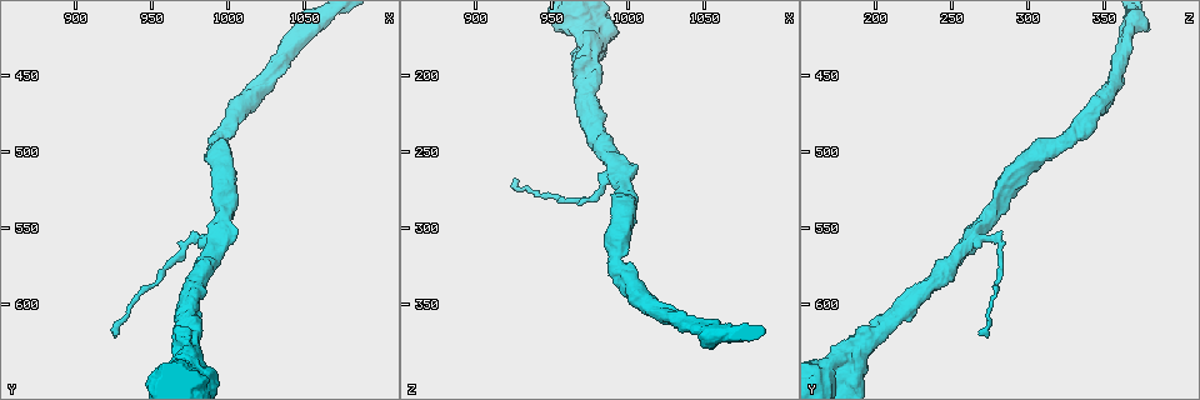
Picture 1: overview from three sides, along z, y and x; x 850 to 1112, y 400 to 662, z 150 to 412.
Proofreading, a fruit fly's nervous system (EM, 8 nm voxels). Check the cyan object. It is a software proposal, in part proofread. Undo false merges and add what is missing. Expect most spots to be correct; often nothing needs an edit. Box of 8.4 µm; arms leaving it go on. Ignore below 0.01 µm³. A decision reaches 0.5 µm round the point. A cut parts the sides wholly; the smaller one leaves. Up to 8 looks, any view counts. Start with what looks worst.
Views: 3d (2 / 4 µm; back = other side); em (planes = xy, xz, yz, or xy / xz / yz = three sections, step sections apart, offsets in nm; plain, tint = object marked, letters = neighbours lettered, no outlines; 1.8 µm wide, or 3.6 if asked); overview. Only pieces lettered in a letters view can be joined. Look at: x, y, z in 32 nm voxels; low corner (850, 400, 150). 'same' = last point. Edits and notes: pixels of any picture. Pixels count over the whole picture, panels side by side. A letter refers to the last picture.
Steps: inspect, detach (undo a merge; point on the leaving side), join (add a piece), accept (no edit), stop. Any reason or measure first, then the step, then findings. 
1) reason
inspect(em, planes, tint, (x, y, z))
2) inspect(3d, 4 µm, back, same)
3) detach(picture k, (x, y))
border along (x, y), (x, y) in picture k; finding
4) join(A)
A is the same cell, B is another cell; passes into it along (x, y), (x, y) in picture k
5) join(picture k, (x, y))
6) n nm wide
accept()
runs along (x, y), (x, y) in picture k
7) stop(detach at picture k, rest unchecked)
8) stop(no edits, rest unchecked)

end of a long branch
inspect(em, planes, letters, (928, 620, 266))

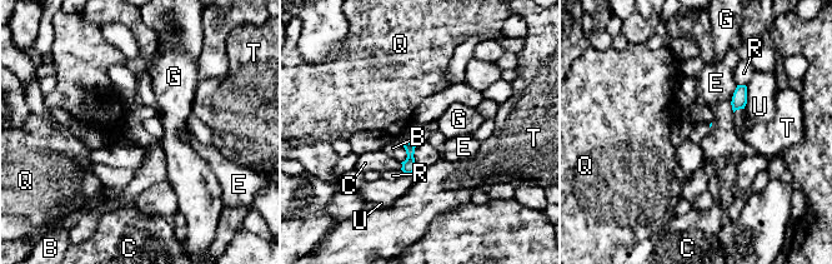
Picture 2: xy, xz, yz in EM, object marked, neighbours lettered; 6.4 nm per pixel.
accept()
B, C, E, G, Q, R, T and U are other cells; border along (401, 144), (406, 154), (401, 163) in picture 2; no lettered piece goes on from it

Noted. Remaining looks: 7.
inspect(em, 3.6 µm, planes, letters, (974, 646, 172))

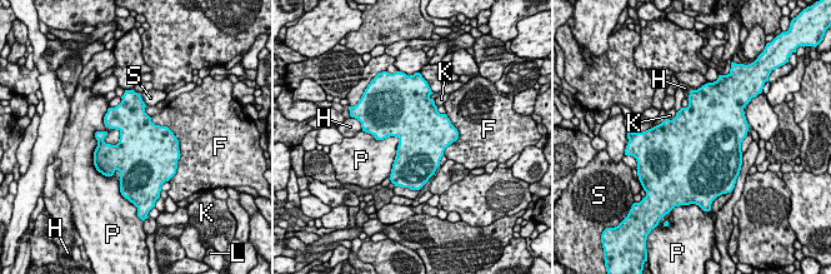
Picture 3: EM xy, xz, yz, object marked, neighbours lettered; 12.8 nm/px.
accept()
F, H, K, L, P and S are other cells; border along (109, 108), (93, 157) in picture 3; all the same neuron

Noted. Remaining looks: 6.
inspect(em, xy, step 8, tint, (990, 492, 320))

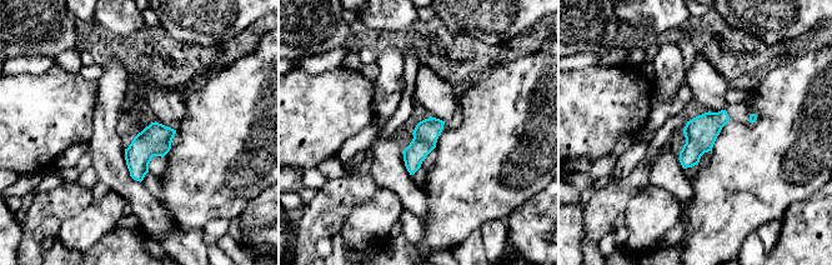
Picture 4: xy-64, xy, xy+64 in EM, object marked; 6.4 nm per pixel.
see the neighbours
inspect(em, xy, step 8, letters, same)

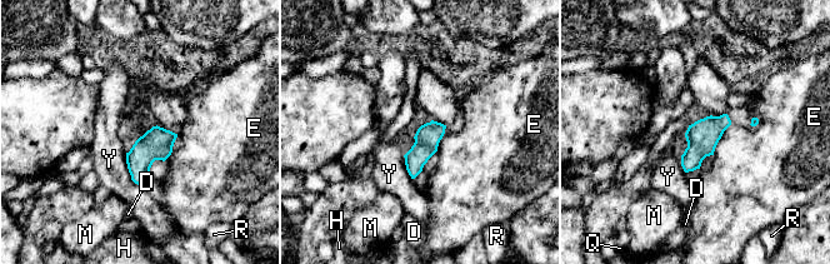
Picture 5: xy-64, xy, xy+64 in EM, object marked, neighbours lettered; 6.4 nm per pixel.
160 nm wide
accept()
D, E, H, M, Q, R and Y are other cells; border along (731, 124), (724, 132), (713, 154) in picture 5; one neuron here

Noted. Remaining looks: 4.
stop(no edits, rest unchecked)

